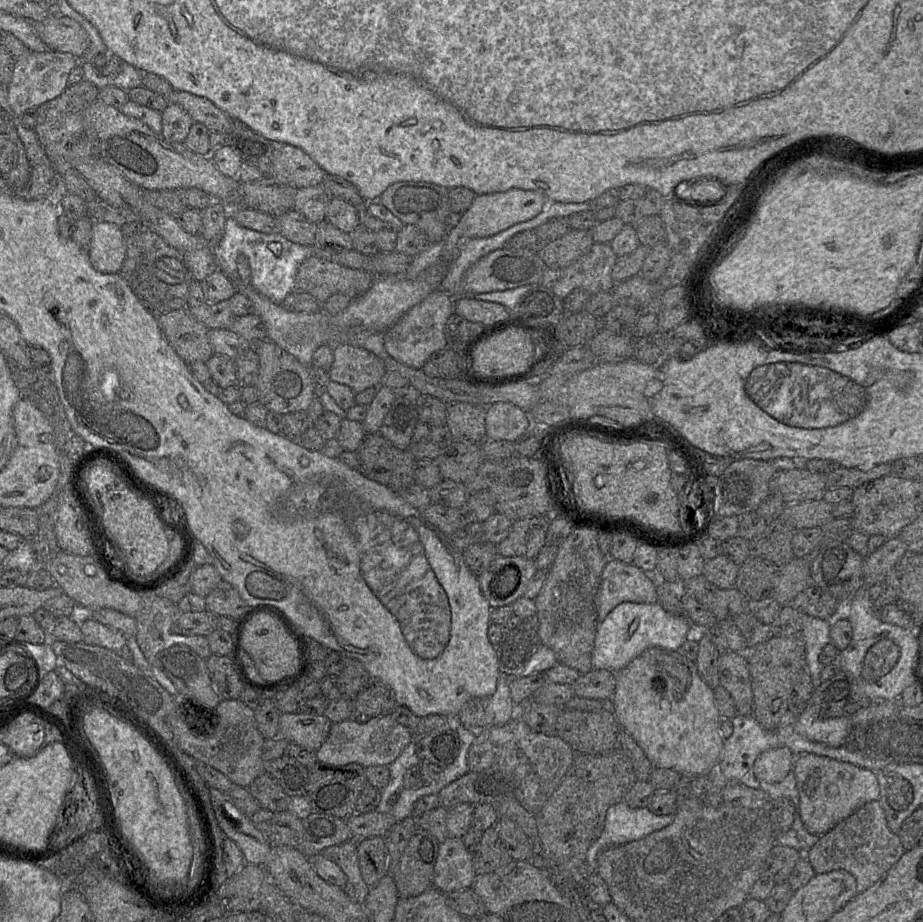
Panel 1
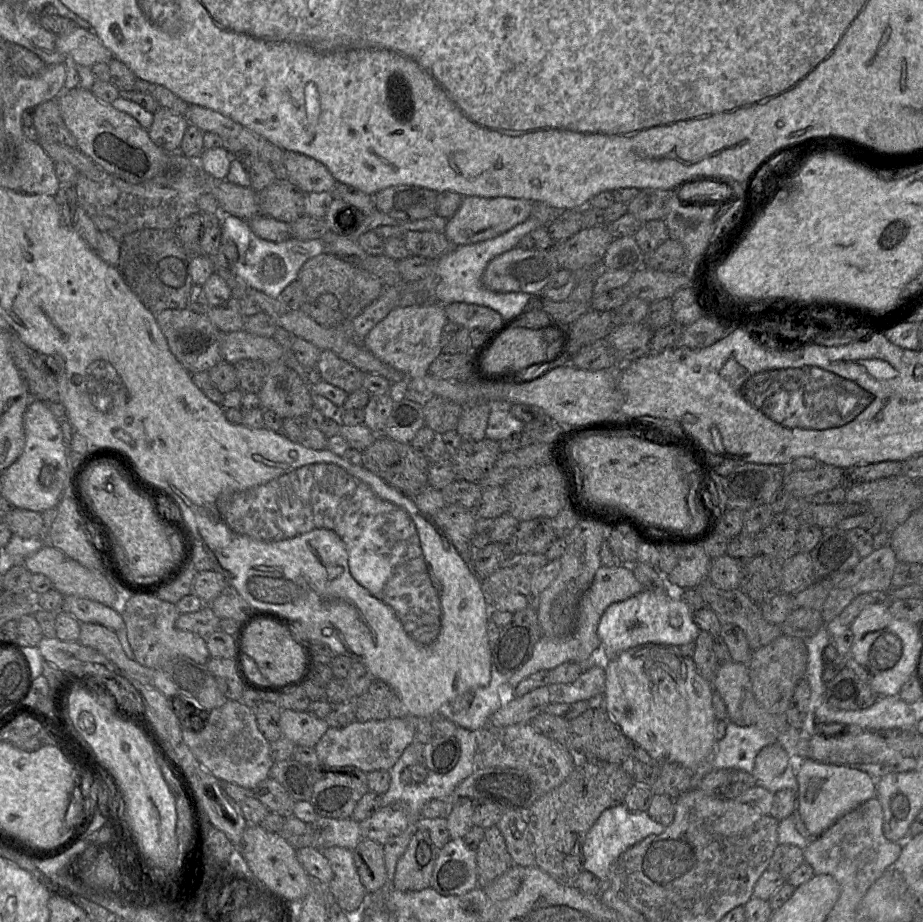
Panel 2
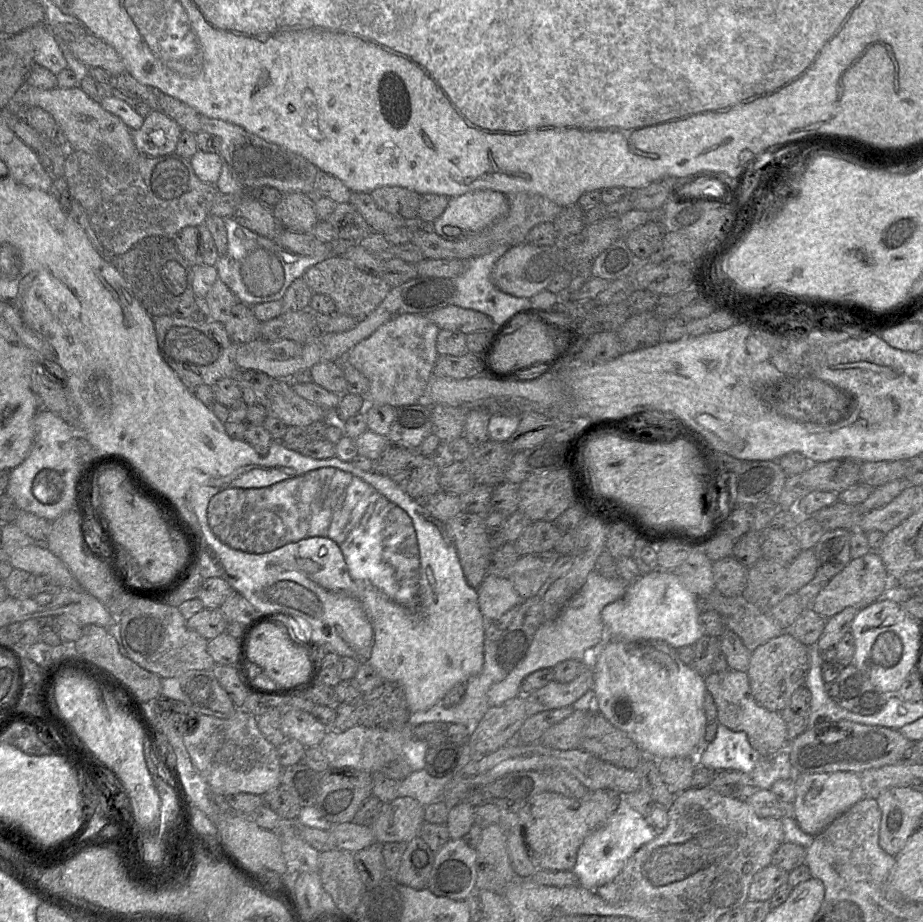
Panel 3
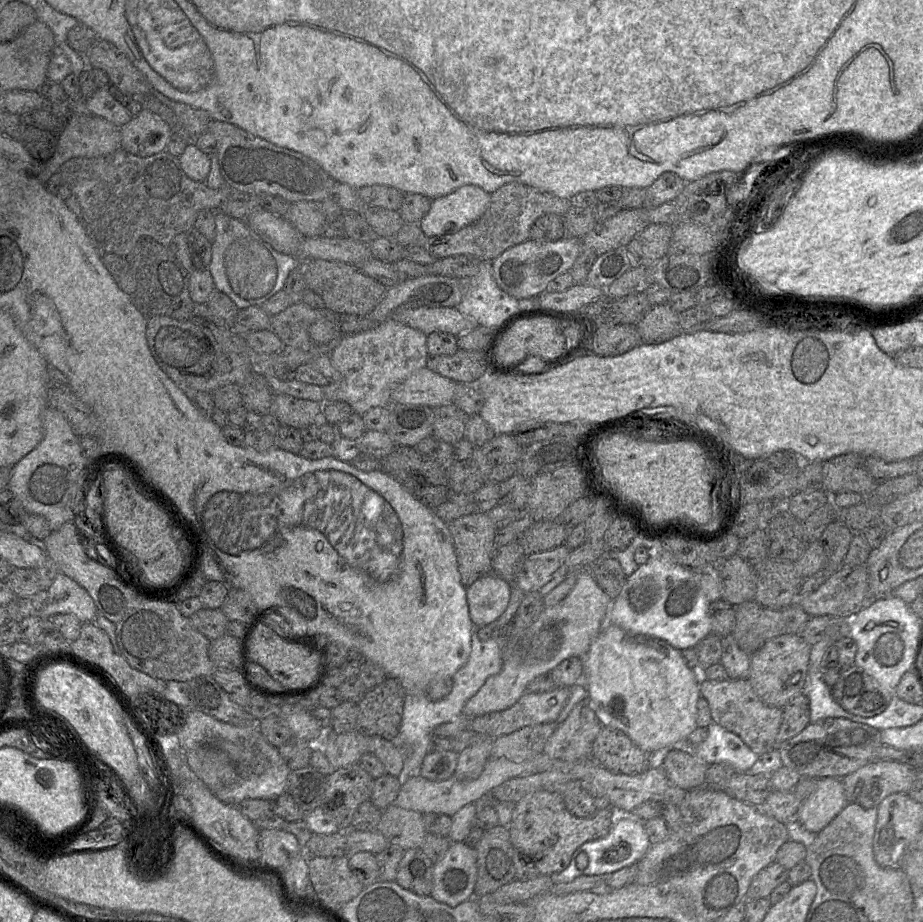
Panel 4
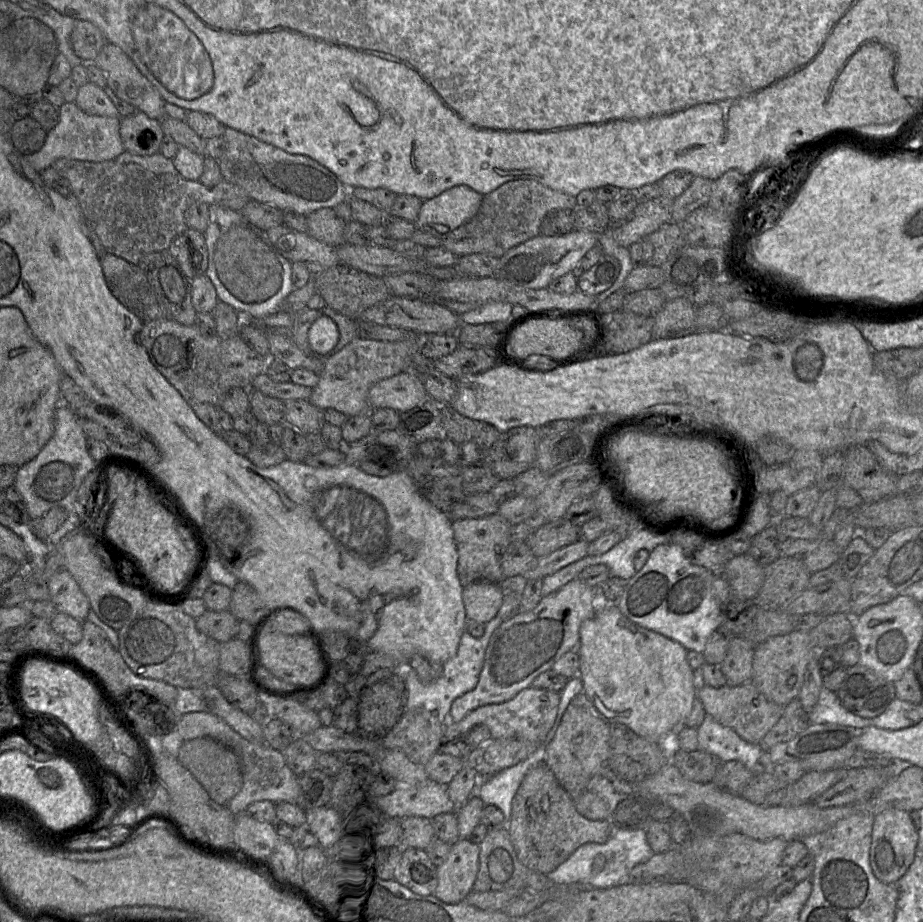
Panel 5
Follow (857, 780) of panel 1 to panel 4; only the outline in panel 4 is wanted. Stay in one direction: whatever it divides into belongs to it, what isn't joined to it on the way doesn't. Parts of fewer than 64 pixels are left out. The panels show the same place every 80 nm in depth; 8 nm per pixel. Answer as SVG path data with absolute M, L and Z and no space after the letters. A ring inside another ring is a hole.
M817 779L813 793L800 806L796 819L806 830L819 833L847 805L841 779Z

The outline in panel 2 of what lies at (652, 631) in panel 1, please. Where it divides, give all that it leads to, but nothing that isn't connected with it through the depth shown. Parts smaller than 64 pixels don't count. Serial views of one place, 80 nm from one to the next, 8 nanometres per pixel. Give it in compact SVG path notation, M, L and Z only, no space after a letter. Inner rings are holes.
M644 589L624 601L611 604L600 619L597 632L601 641L601 658L604 661L649 644L680 647L695 642L701 631L694 622L690 606L680 597L680 591Z

